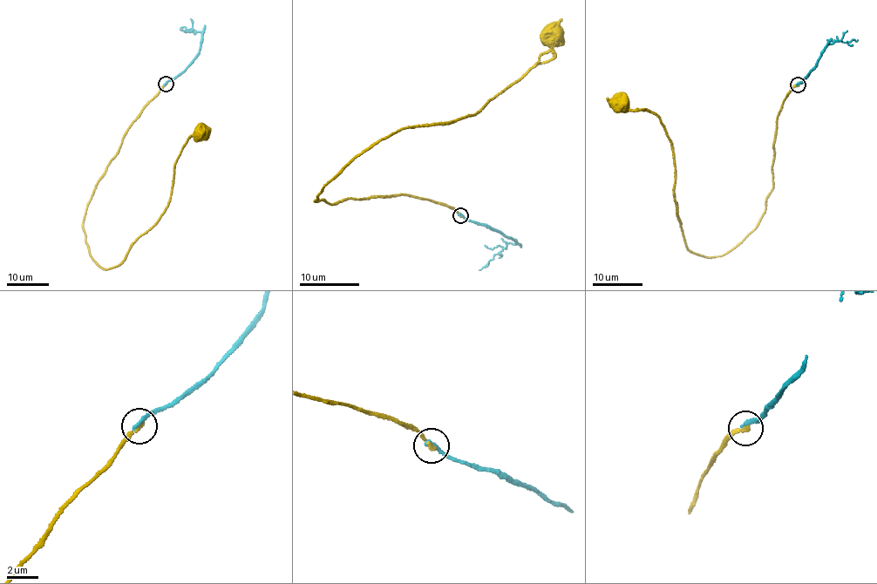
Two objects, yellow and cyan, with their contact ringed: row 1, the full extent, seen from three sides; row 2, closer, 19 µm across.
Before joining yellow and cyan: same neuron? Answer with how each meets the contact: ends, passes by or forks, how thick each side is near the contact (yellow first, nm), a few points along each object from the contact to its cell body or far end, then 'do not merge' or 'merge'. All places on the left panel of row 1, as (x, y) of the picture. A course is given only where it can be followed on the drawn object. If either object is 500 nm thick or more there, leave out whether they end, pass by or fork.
yellow ends | cyan ends | 240/280 nm | yellow via (165, 84), (85, 213), (100, 267), (121, 261), (155, 224), (174, 165), (200, 132) | cyan via (165, 84), (181, 72), (198, 54), (200, 32), (180, 27) | do not merge

